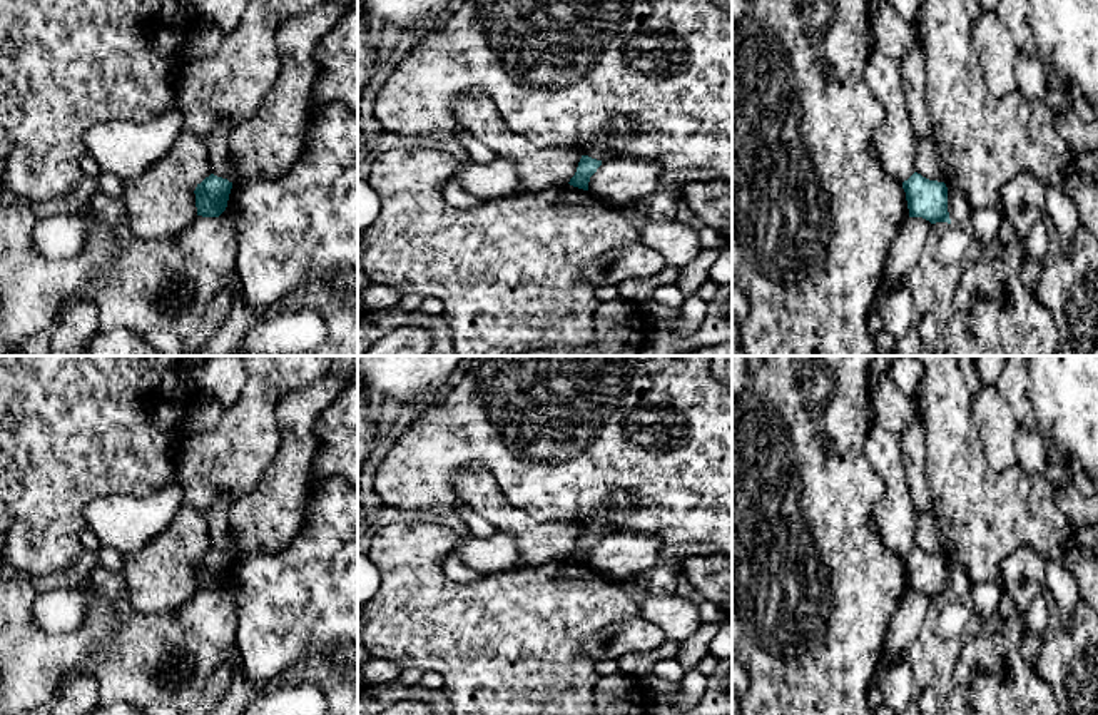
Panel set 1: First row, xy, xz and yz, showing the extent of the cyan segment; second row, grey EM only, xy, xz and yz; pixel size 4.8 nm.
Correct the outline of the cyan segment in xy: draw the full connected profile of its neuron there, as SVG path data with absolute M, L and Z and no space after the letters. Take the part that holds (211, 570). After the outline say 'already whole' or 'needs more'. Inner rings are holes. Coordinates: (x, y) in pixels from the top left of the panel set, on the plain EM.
M214 548L206 551L194 565L197 590L219 591L227 581L231 563L232 556L227 553Z; already whole

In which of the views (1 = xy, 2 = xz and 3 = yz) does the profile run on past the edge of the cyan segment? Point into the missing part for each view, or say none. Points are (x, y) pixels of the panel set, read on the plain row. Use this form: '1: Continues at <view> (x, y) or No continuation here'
1: No continuation here
2: No continuation here
3: No continuation here

